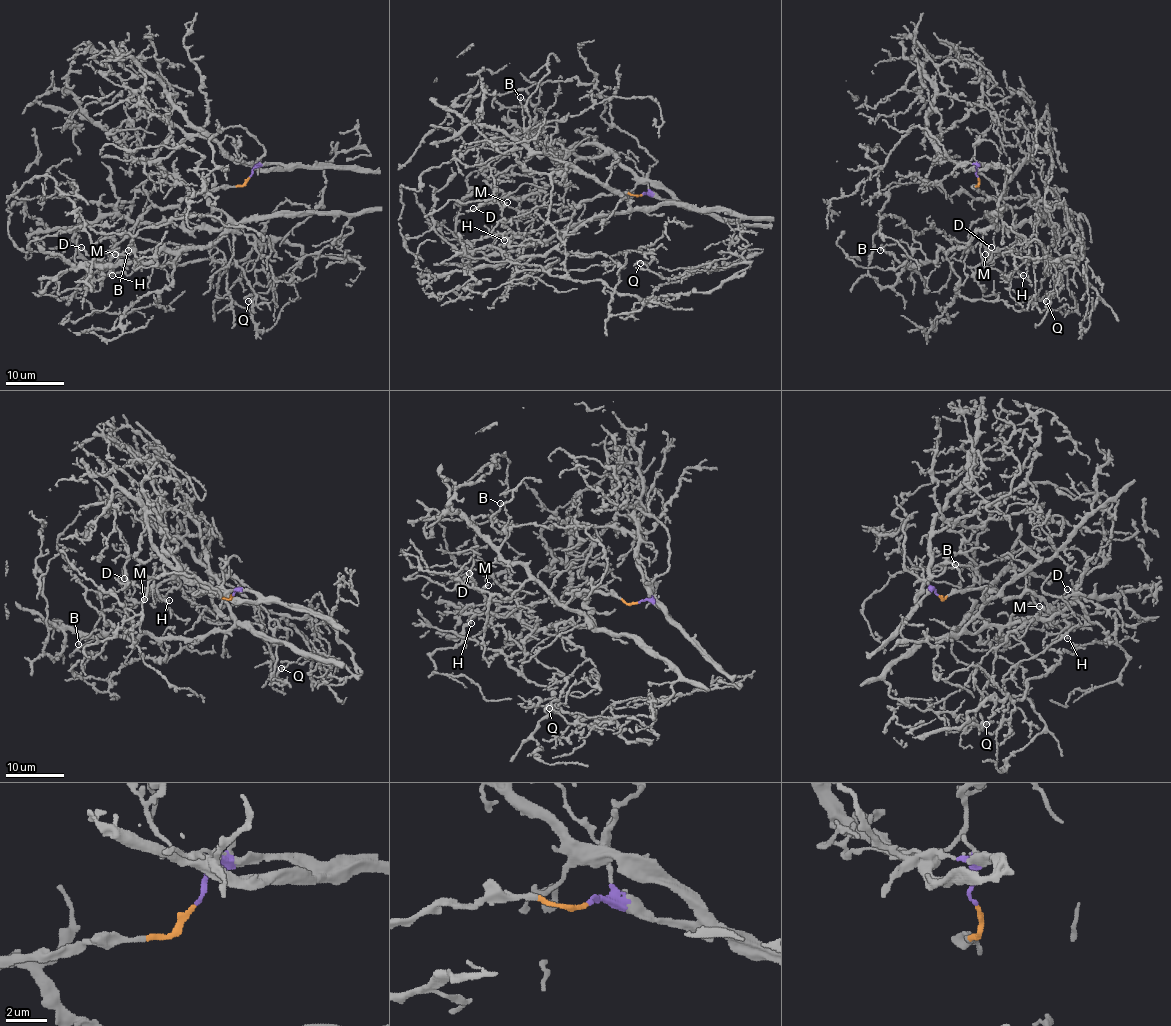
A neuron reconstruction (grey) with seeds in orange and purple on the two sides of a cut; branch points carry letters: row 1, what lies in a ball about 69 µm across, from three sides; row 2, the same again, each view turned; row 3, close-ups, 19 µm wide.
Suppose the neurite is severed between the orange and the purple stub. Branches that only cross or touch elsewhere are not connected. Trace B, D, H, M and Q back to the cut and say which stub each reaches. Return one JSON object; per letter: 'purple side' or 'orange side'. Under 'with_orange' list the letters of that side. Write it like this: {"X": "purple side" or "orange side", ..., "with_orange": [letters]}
{"B": "purple side", "D": "orange side", "H": "orange side", "M": "orange side", "Q": "purple side", "with_orange": ["D", "H", "M"]}

